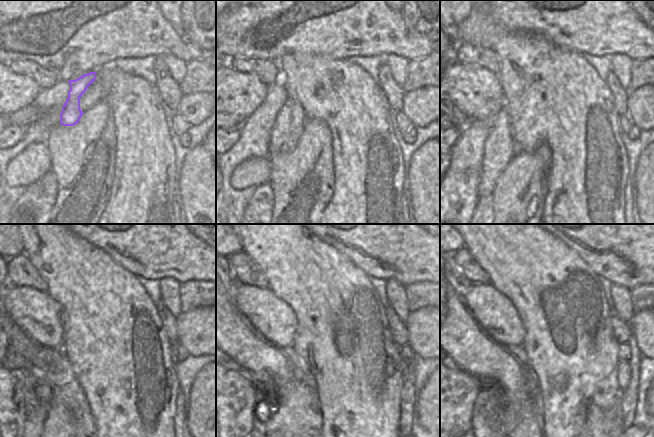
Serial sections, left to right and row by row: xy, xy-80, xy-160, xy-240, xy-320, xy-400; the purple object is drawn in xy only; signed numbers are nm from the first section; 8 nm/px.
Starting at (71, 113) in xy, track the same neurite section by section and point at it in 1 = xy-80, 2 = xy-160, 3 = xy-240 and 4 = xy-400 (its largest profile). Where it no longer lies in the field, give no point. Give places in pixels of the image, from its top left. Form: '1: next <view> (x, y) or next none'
1: next xy-80 (290, 120)
2: next xy-160 (500, 148)
3: next xy-240 (34, 423)
4: next none

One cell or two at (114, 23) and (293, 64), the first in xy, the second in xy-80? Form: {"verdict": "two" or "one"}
{"verdict": "two"}

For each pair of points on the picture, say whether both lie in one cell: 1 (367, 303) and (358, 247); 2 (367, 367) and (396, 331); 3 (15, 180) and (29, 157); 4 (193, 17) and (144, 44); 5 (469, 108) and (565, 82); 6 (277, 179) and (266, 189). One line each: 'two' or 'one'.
1: two
2: two
3: one
4: two
5: two
6: two

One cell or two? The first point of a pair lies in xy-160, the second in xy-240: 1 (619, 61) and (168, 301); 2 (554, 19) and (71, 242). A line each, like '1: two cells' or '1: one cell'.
1: one cell
2: two cells

